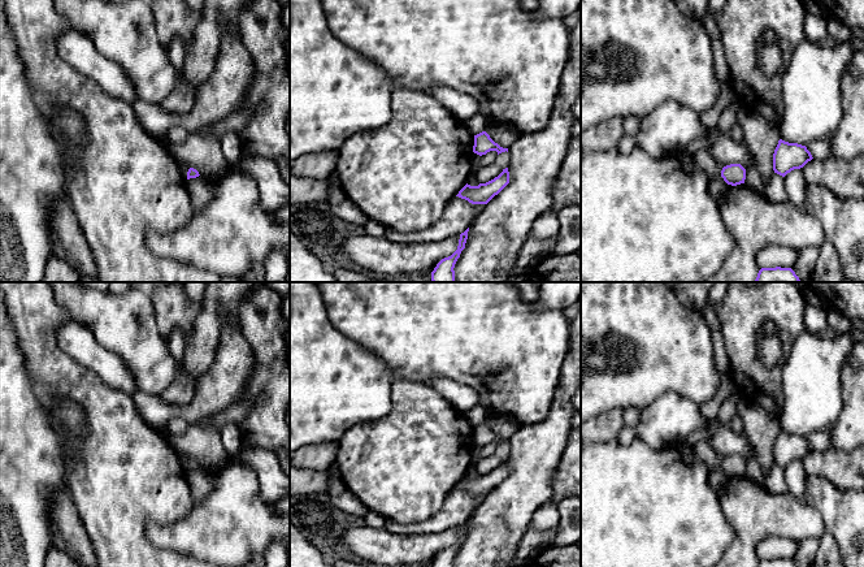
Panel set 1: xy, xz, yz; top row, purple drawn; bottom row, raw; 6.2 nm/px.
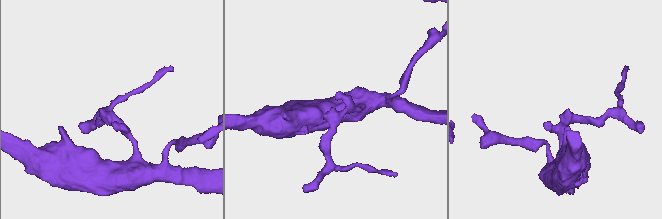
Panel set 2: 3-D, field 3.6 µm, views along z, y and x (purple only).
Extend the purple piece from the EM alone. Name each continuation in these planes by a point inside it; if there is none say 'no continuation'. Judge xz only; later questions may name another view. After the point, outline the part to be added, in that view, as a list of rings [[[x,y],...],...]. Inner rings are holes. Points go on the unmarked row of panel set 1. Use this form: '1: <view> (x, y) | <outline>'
no continuation

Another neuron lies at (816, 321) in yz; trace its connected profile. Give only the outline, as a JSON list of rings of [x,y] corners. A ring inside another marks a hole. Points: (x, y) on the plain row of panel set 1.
[[[807,304],[804,310],[804,325],[806,330],[820,336],[829,328],[828,310]]]

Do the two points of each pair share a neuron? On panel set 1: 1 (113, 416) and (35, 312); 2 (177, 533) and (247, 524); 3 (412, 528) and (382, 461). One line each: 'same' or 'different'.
1: same
2: same
3: different

